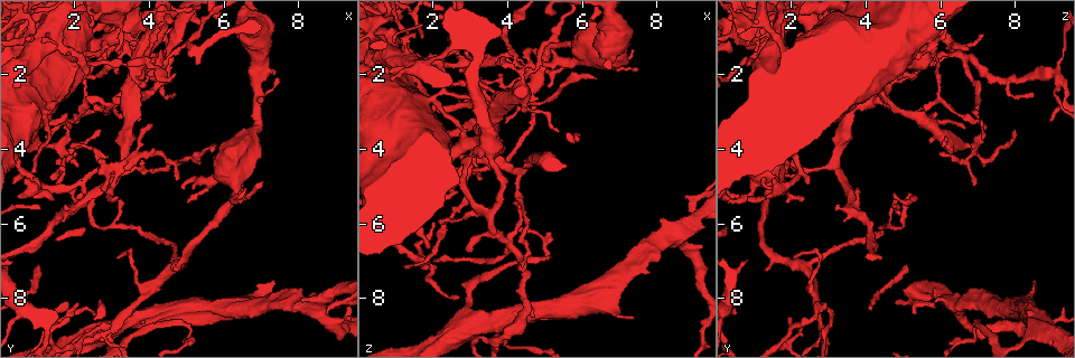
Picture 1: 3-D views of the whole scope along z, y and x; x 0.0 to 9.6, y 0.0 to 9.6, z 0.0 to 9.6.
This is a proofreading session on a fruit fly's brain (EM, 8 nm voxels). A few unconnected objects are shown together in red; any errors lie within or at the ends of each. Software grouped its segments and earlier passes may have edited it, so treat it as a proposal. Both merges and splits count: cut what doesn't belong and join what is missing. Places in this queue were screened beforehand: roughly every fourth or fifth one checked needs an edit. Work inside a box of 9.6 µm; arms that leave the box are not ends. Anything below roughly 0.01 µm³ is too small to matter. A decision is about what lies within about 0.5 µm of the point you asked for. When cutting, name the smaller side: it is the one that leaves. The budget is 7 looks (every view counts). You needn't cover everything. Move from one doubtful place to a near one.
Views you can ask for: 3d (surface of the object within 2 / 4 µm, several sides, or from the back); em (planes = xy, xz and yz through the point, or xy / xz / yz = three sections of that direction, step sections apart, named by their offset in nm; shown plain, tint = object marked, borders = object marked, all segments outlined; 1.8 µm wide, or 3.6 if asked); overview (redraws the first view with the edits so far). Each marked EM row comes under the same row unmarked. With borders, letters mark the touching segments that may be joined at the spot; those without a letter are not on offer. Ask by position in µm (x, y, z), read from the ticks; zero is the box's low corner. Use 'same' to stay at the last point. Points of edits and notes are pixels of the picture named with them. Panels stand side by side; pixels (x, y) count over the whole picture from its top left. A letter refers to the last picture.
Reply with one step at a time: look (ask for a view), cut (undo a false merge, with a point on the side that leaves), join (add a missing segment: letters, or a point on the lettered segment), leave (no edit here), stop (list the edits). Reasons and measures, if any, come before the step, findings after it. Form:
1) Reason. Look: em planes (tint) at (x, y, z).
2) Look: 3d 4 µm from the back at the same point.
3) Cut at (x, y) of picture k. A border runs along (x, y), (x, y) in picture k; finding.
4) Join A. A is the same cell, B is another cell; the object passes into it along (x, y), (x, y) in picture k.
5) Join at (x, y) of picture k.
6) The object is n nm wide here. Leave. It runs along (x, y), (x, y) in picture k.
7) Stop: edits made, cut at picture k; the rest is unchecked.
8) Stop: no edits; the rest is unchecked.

Free end. Look: em yz step 4 (borders) at (2.00, 5.00, 3.75).

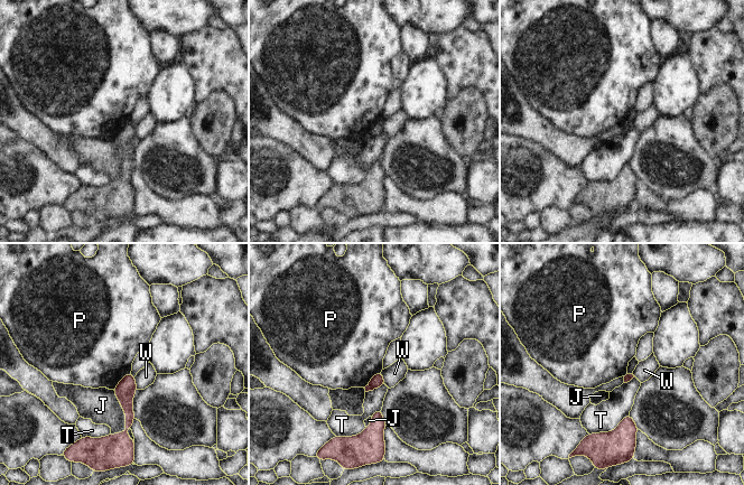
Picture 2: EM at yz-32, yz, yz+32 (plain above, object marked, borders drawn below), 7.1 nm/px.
Cut it another way. Look: em planes (borders) at the same point.

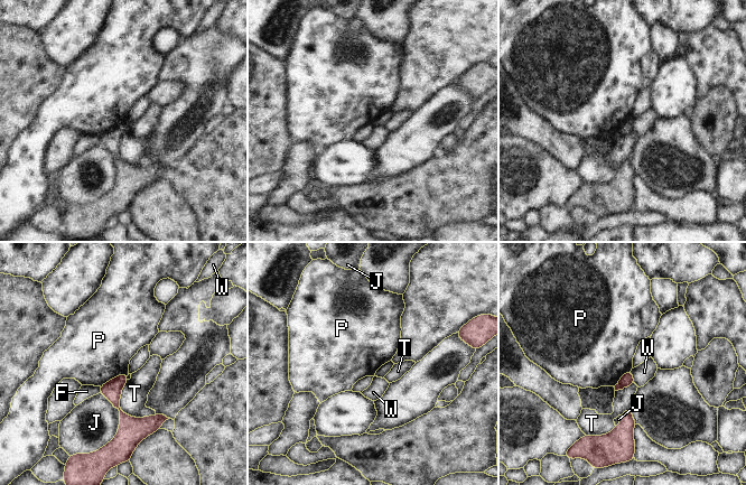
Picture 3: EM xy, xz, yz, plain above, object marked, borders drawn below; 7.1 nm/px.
Leave. F, J, P, T and W are other cells; a border runs along (128, 373), (121, 373), (100, 386) in picture 3; none of them fits.

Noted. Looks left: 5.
Free end. Look: em planes (borders) at (3.10, 5.35, 0.80).

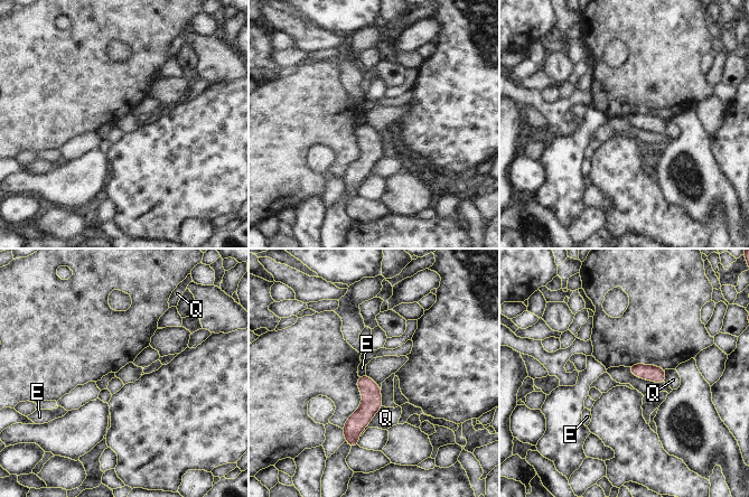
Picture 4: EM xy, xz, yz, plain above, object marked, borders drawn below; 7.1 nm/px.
The object is 110 nm wide here. Leave. E and Q are other cells; a border runs along (365, 374), (358, 376) in picture 4; none of them fits.

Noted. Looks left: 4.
Look: 3d 4 µm at (7.50, 2.05, 1.90).

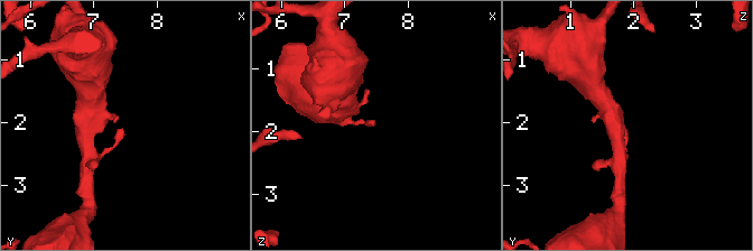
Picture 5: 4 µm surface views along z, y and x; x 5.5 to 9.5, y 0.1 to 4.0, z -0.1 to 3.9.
Look: em 3.6 µm planes (borders) at (7.50, 2.05, 1.85).

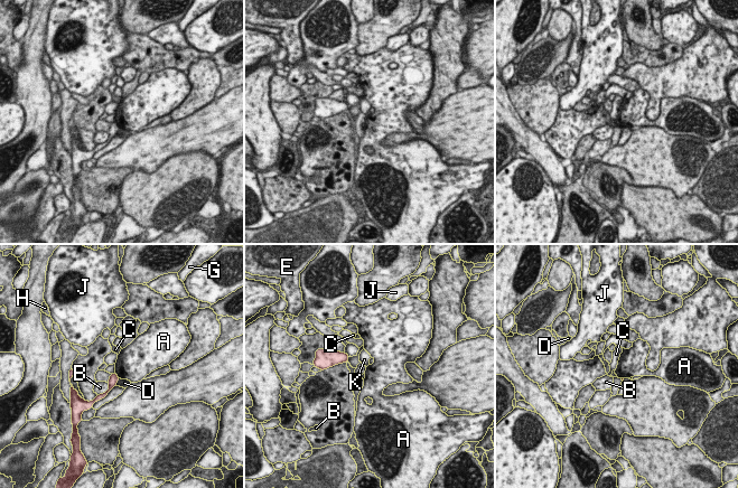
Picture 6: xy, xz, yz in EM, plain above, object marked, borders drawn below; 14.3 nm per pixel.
Leave. A, B, C, D, E, G, H, J and K are other cells; a border runs along (115, 372), (119, 377) in picture 6; no lettered segment goes on from it.

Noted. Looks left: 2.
Stop: no edits; the rest is unchecked.

